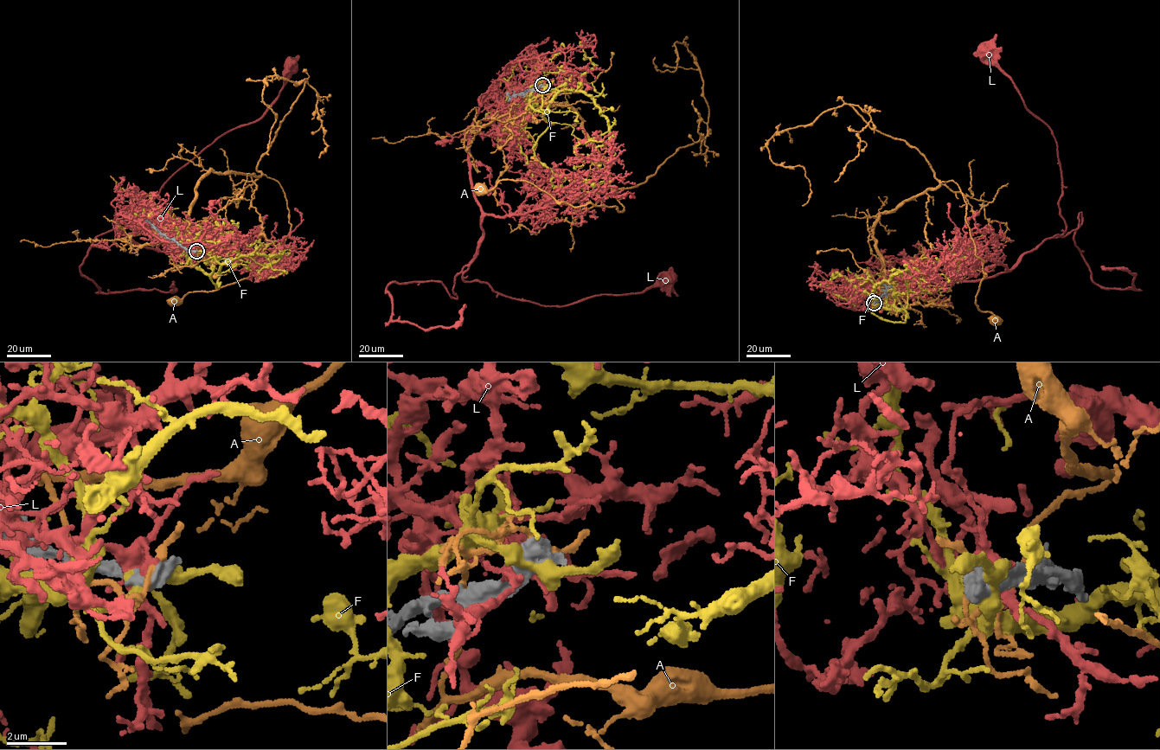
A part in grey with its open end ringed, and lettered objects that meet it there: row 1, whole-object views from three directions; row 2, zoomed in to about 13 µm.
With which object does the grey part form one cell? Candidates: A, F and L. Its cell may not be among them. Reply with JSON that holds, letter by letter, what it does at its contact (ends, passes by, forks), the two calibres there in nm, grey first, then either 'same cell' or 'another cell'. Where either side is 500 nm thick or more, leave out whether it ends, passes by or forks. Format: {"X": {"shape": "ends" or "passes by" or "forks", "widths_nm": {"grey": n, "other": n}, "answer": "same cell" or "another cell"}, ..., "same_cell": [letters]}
{"A": {"widths_nm": {"grey": 650, "other": 190}, "answer": "another cell"}, "F": {"widths_nm": {"grey": 500, "other": 440}, "answer": "another cell"}, "L": {"widths_nm": {"grey": 500, "other": 440}, "answer": "another cell"}, "same_cell": []}

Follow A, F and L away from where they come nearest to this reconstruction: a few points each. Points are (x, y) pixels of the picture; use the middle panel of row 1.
A: (541, 85), (531, 99), (578, 114), (624, 209), (589, 203), (573, 207), (524, 180), (500, 180), (480, 190)
F: (540, 85), (532, 86), (528, 99), (539, 111), (560, 91), (592, 99), (608, 131), (579, 144), (603, 140)
L: (541, 86), (509, 62), (482, 99), (469, 169), (483, 235), (463, 279), (560, 306), (642, 293), (669, 279)

